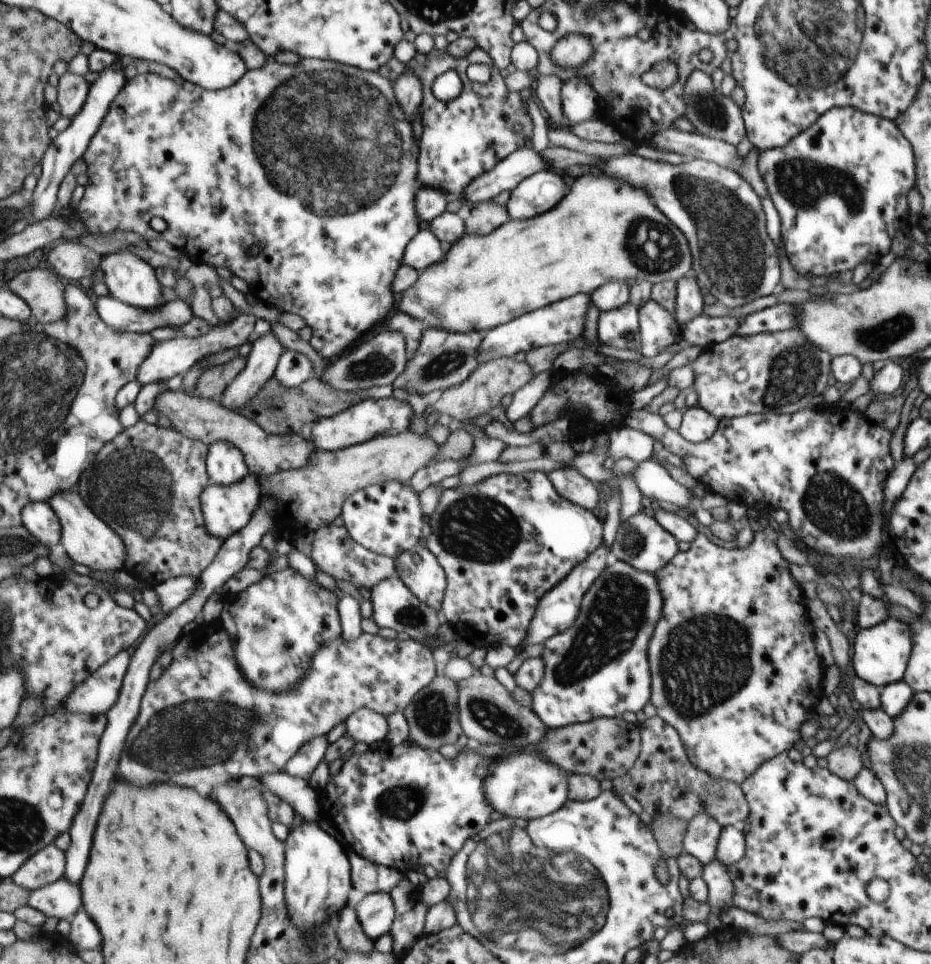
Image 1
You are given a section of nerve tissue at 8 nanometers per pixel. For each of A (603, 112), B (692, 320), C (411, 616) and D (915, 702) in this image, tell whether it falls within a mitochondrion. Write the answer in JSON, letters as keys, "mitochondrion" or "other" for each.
{"A":"other","B":"other","C":"mitochondrion","D":"other"}

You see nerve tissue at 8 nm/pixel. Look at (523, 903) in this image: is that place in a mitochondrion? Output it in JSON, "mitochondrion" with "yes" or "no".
{"mitochondrion":"yes"}

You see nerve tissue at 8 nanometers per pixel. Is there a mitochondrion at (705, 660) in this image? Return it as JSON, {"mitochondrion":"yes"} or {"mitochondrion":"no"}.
{"mitochondrion":"yes"}

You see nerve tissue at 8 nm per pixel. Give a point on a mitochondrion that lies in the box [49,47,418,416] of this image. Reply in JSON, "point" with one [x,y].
{"point":[346,120]}

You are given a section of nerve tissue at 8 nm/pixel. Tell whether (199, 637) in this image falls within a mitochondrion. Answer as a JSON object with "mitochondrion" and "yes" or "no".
{"mitochondrion":"no"}

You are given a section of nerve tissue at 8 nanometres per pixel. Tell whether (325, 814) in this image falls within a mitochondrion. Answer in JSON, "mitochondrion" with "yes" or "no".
{"mitochondrion":"no"}

